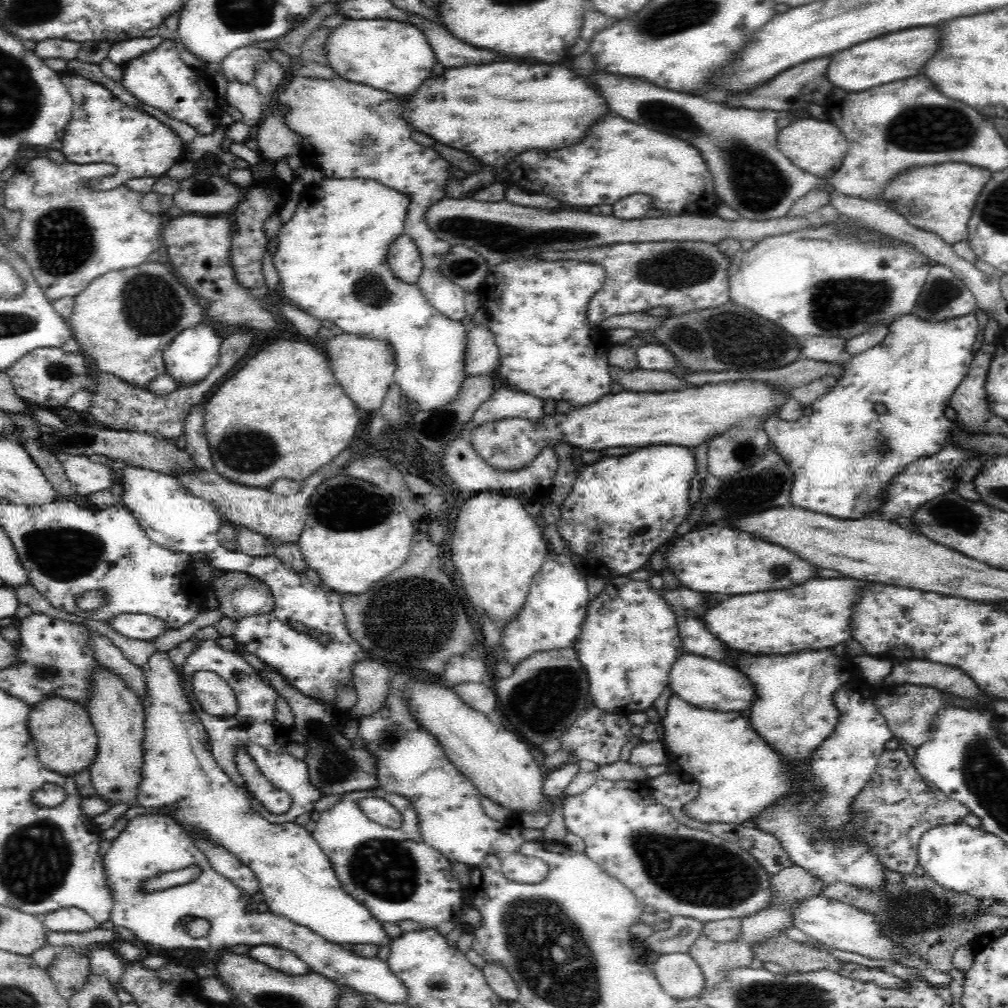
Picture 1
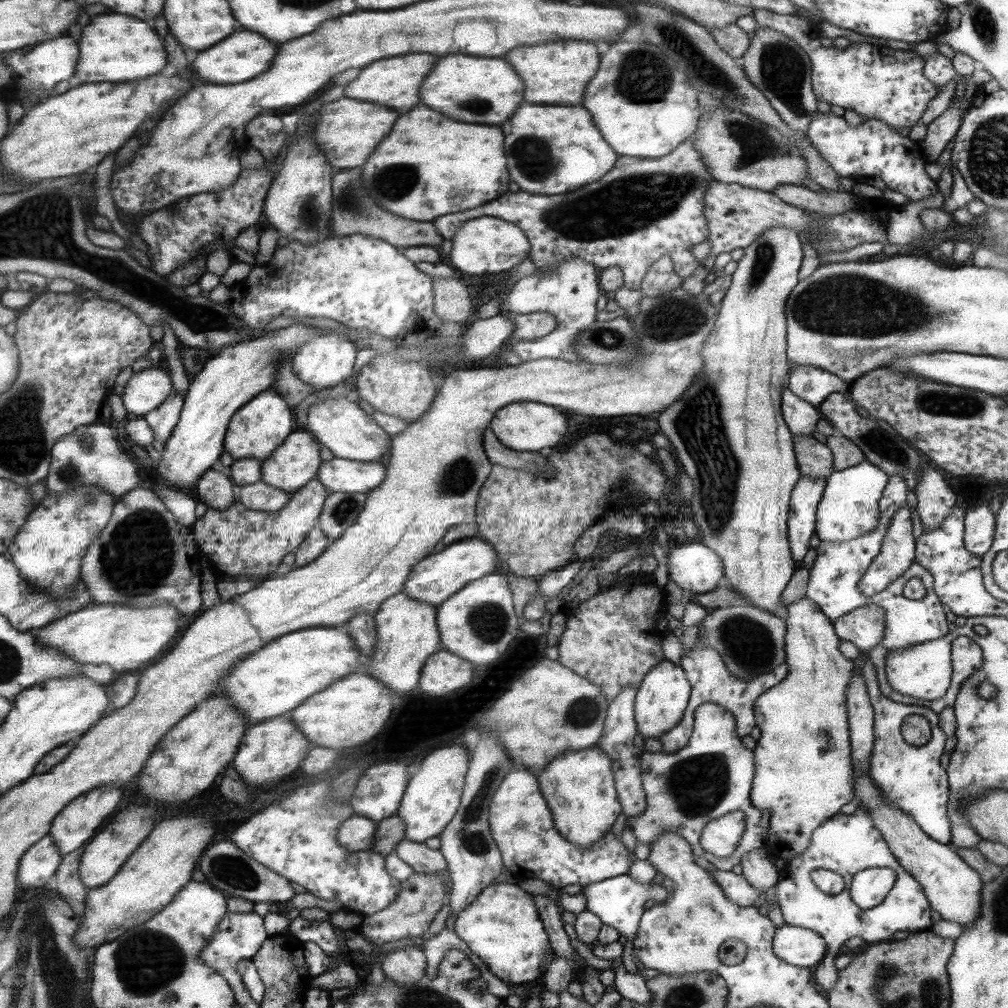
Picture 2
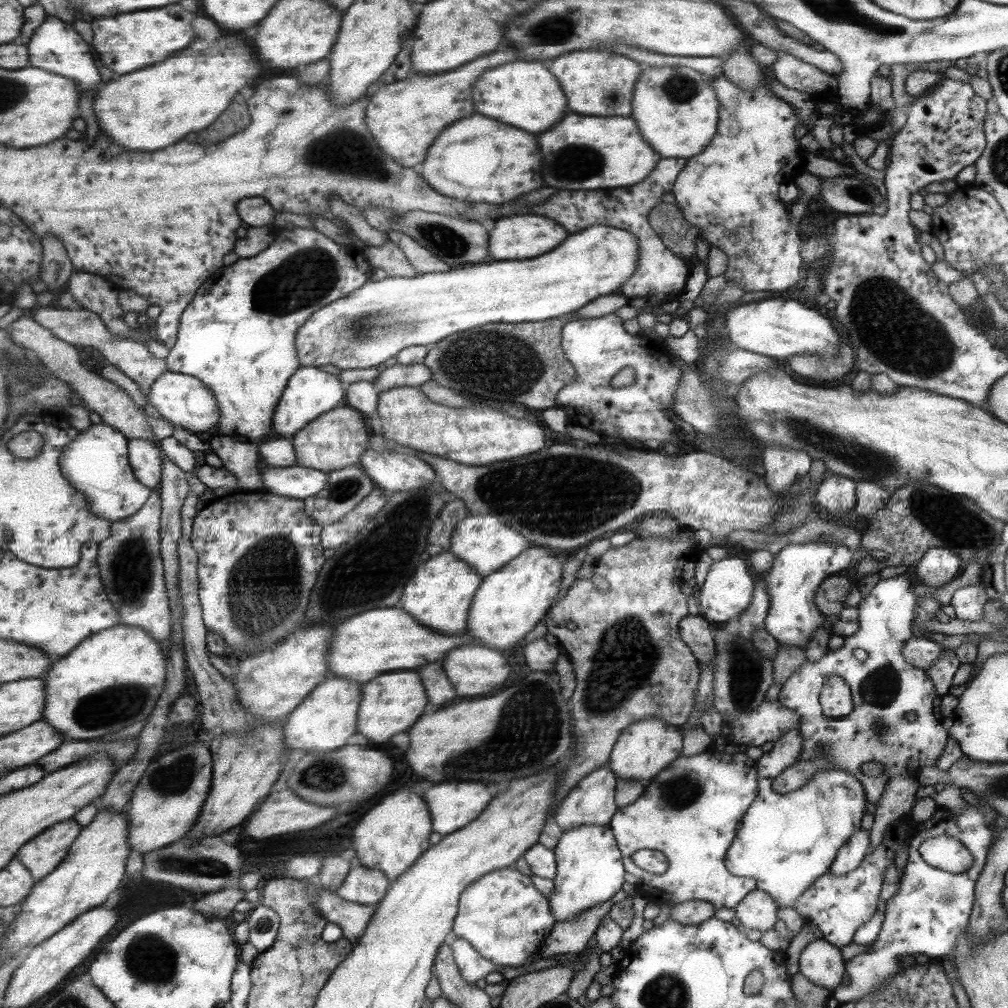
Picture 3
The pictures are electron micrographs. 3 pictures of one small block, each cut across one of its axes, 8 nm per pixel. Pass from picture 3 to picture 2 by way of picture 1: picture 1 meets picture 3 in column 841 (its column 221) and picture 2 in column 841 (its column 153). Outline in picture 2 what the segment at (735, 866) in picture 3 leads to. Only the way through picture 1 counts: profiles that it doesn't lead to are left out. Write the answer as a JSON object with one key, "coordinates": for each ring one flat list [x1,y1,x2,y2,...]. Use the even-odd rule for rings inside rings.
{"coordinates":[[806,595,802,599,788,605,788,616,786,619,787,633,785,636,785,661,788,663,788,676,780,684,768,689,762,696,756,699,755,711,756,722,760,727,761,736,757,740,756,748,752,751,755,753,755,779,752,780,751,800,756,808,771,813,771,829,770,839,767,847,770,854,775,858,782,858,786,861,792,860,792,857,800,856,812,844,812,833,828,820,832,820,838,815,838,808,842,808,844,804,852,802,856,798,855,785,853,784,854,768,852,767,852,749,851,749,851,726,848,720,848,683,852,680,854,662,848,660,840,650,841,639,835,632,835,625,824,612,820,611,820,607,808,599]]}

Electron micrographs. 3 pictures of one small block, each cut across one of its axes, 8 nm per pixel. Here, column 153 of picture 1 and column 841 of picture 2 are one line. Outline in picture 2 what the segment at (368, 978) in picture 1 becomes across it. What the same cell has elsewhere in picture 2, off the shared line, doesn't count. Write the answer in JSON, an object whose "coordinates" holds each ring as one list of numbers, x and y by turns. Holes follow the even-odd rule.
{"coordinates":[[858,806,856,812,852,815,840,814,832,820,828,820,812,833,812,844,808,850,804,851,800,856,792,857,783,872,780,873,777,886,778,905,782,909,782,916,785,924,796,925,796,927,812,929,814,932,820,933,820,936,827,940,828,948,832,954,837,954,840,946,845,946,846,940,860,936,866,942,877,942,892,940,895,932,900,930,908,930,910,933,922,932,930,930,933,926,930,914,932,912,931,901,928,900,923,886,908,873,907,870,899,863,898,858,891,852,884,836,880,834,880,830,876,829,872,823,868,811,862,810],[822,868,840,874,845,881,845,890,835,896,827,896,820,889,813,887,809,882,812,871],[867,868,891,868,896,872,895,887,890,894,884,899,878,907,868,908,864,910,860,908,851,898,851,885,857,872]]}

